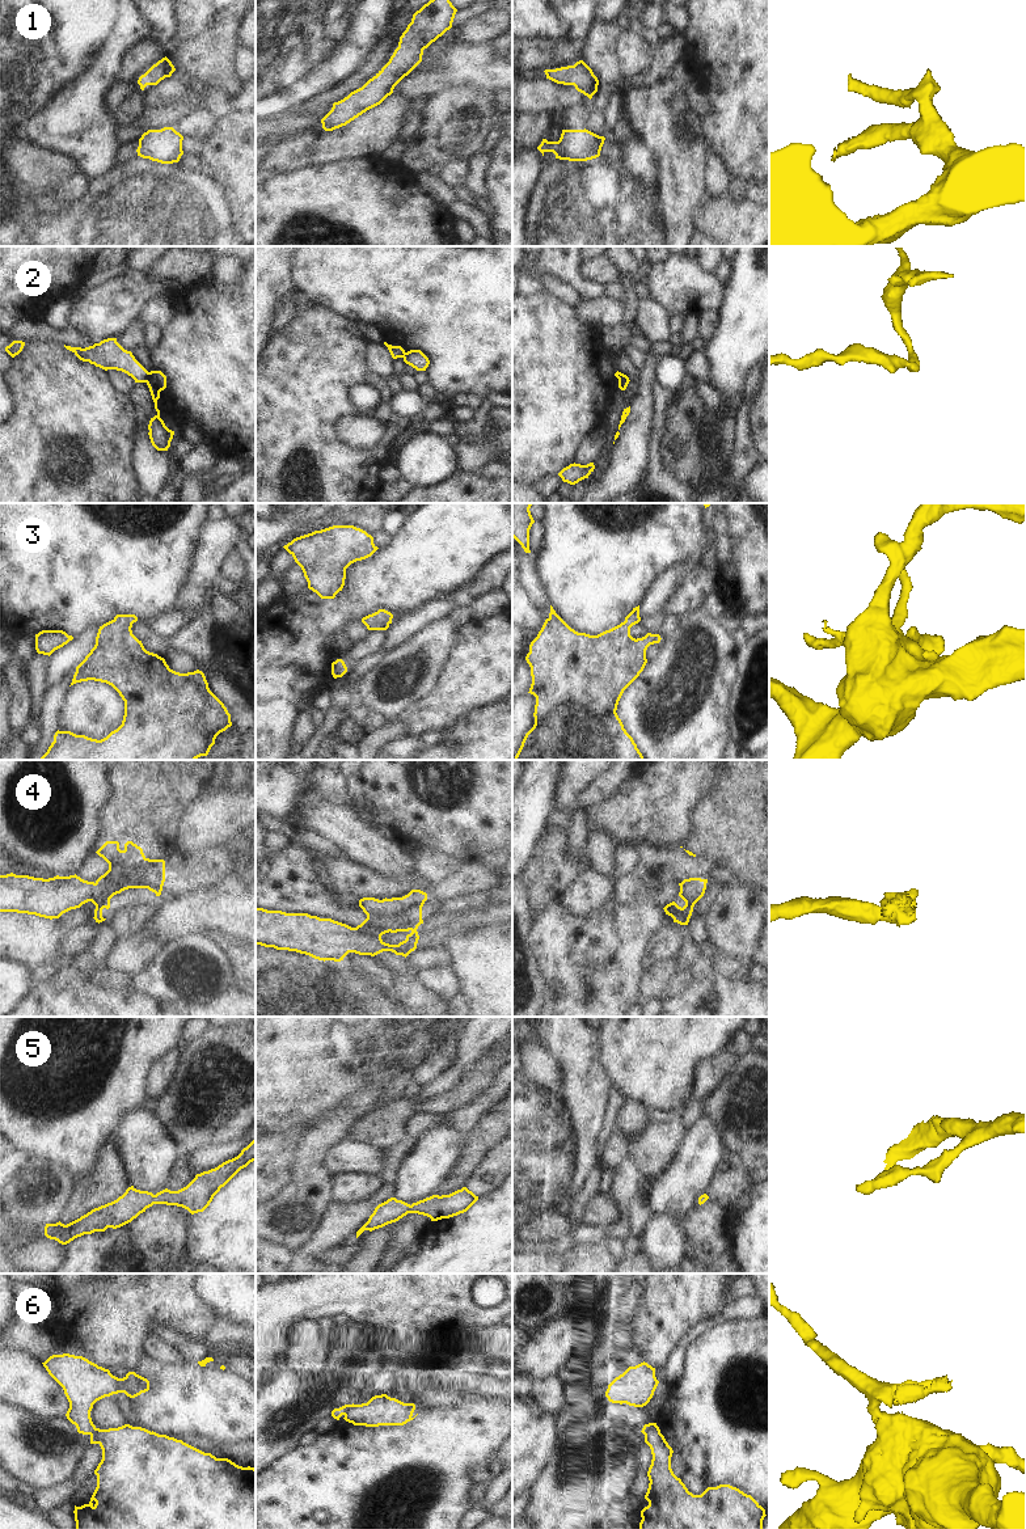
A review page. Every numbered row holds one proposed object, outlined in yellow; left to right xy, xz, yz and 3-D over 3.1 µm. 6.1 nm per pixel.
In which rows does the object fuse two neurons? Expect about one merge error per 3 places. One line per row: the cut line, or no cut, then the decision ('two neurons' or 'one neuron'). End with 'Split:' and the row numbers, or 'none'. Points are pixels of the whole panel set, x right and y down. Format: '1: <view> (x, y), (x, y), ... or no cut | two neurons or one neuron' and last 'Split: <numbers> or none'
1: no cut | one neuron
2: xy (150, 372), (146, 381) | two neurons
3: no cut | one neuron
4: no cut | one neuron
5: no cut | one neuron
6: xz (351, 1405), (343, 1414) | two neurons
Split: 2, 6

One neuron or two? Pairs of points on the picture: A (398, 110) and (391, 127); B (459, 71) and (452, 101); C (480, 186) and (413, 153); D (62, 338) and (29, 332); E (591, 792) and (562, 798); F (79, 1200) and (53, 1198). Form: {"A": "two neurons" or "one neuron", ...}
{"A": "one neuron", "B": "two neurons", "C": "two neurons", "D": "one neuron", "E": "two neurons", "F": "two neurons"}

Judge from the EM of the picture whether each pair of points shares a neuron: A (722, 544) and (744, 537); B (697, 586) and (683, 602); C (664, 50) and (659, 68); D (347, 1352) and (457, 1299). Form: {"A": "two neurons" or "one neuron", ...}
{"A": "two neurons", "B": "one neuron", "C": "one neuron", "D": "two neurons"}

